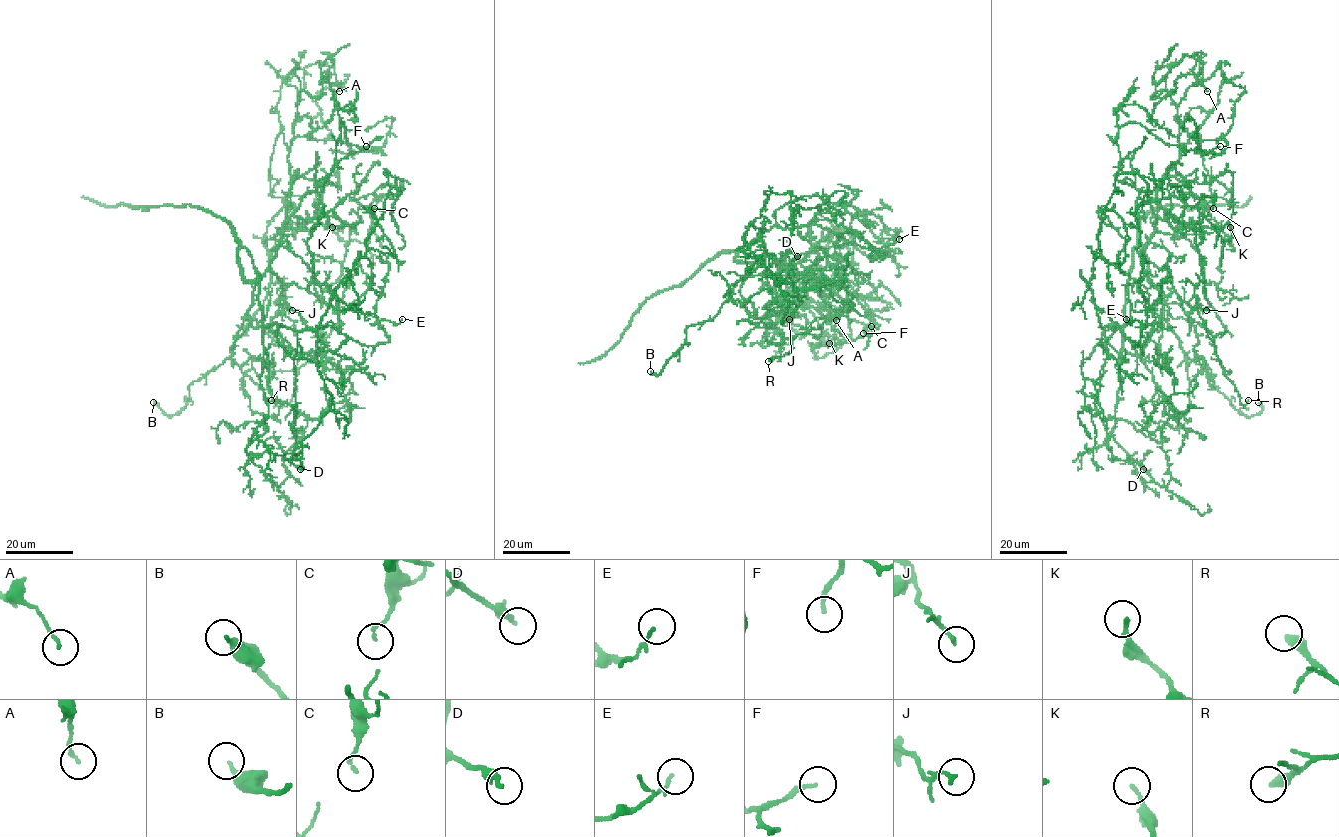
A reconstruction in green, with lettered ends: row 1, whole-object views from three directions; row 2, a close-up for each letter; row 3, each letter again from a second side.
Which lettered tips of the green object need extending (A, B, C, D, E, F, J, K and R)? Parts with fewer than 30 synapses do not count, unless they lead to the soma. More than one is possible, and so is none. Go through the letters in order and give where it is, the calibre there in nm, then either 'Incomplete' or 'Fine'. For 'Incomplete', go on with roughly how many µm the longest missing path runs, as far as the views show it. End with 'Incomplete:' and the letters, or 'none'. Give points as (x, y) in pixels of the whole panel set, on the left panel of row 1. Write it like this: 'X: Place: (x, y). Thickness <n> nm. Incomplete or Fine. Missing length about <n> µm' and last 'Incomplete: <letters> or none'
A: Place: (339, 91). Thickness 150 nm. Fine
B: Place: (153, 402). Thickness 320 nm. Fine
C: Place: (374, 208). Thickness 130 nm. Fine
D: Place: (300, 469). Thickness 280 nm. Fine
E: Place: (402, 319). Thickness 120 nm. Fine
F: Place: (366, 146). Thickness 150 nm. Fine
J: Place: (292, 310). Thickness 150 nm. Fine
K: Place: (332, 227). Thickness 170 nm. Fine
R: Place: (271, 400). Thickness 360 nm. Fine
Incomplete: none

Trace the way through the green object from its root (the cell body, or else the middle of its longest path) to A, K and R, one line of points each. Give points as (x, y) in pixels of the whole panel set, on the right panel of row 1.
A: (1133, 254), (1140, 244), (1149, 280), (1157, 187), (1179, 157), (1177, 106), (1156, 85), (1189, 55), (1207, 91)
K: (1133, 254), (1140, 244), (1149, 280), (1155, 214), (1140, 192), (1136, 214), (1175, 196), (1223, 242), (1230, 227)
R: (1133, 254), (1140, 244), (1149, 280), (1147, 245), (1138, 254), (1168, 272), (1203, 321), (1239, 402), (1248, 400)

